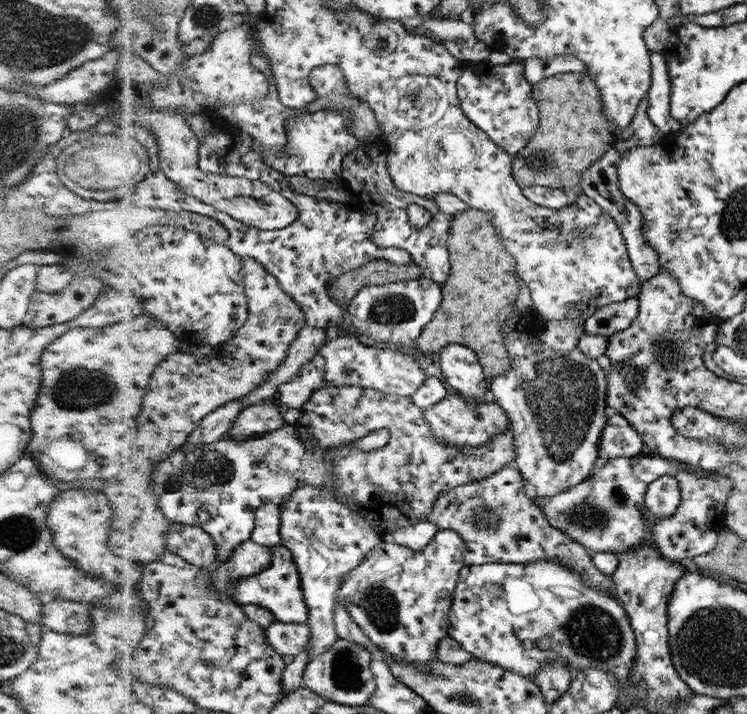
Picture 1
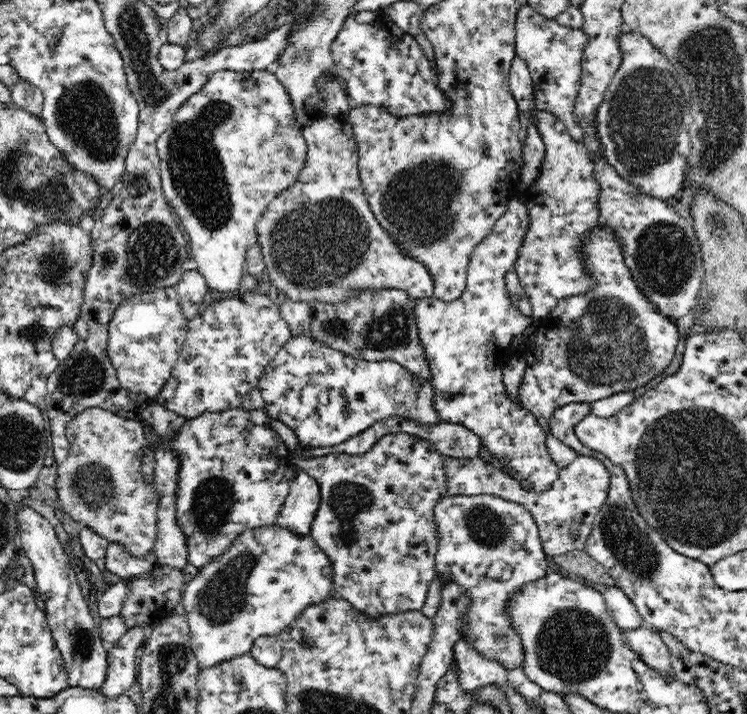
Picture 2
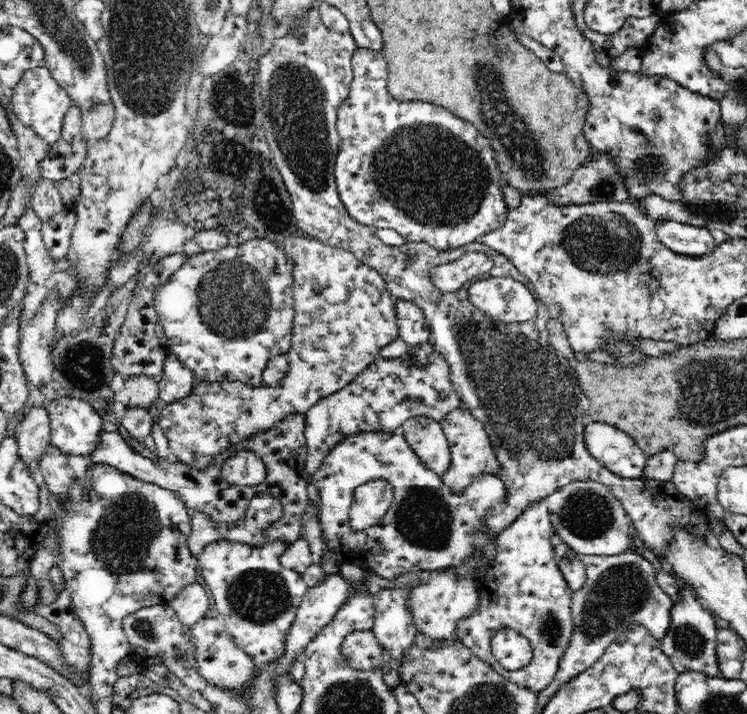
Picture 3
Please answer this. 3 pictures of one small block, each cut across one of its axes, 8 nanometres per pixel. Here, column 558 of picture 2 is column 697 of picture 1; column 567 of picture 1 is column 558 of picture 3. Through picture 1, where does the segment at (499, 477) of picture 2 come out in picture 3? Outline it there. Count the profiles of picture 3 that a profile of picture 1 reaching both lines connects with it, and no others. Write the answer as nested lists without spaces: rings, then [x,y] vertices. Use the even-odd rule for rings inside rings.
[[[576,481],[564,487],[557,488],[550,496],[544,498],[549,508],[549,521],[553,524],[558,538],[579,555],[616,556],[629,550],[630,520],[625,508],[607,486],[594,481]]]

